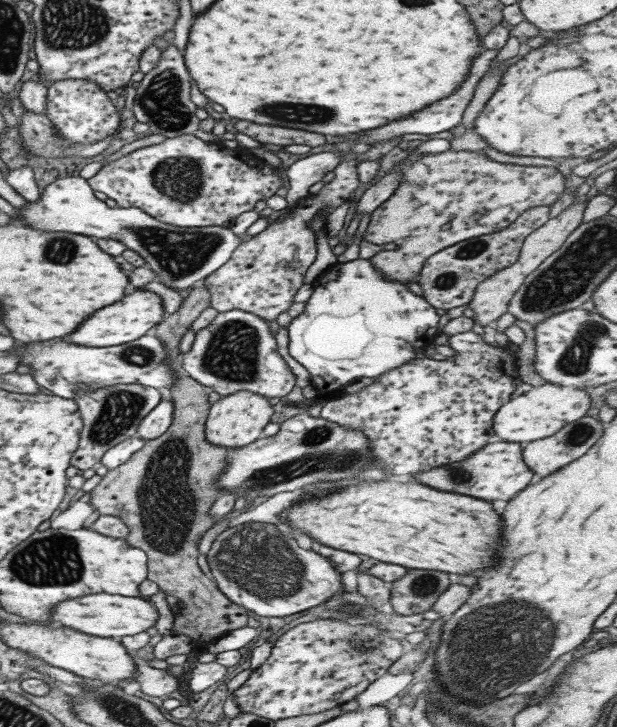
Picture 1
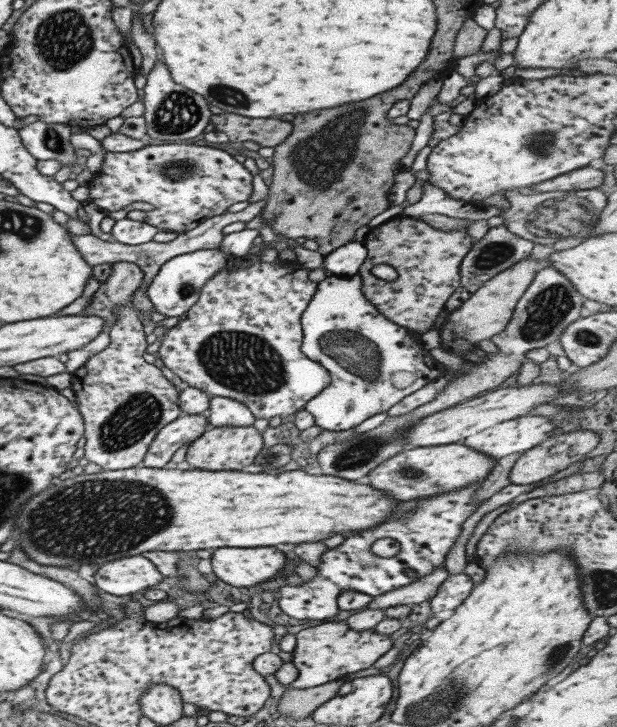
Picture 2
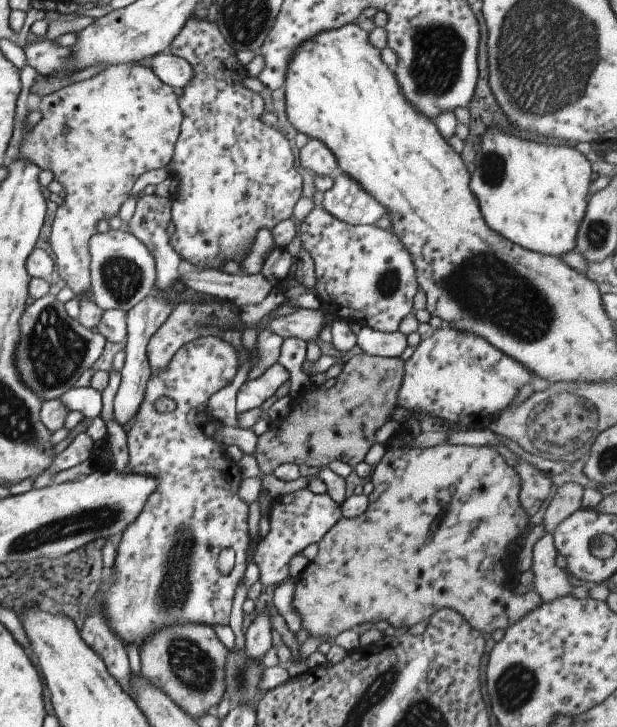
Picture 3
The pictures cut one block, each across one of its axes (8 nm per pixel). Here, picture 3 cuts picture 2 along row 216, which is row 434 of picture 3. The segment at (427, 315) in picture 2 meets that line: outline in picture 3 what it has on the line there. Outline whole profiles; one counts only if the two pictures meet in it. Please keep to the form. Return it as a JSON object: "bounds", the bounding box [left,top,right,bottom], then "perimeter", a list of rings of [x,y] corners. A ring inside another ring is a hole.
{"bounds":[292,423,541,640],"perimeter":[[[393,423],[387,426],[383,435],[385,438],[385,448],[383,456],[379,462],[372,466],[370,484],[367,488],[367,506],[365,512],[352,519],[341,517],[317,542],[316,556],[305,565],[294,584],[294,597],[292,607],[297,610],[301,617],[300,628],[305,628],[308,637],[317,637],[318,640],[334,638],[340,632],[347,629],[357,629],[363,622],[377,622],[386,620],[393,626],[412,626],[423,618],[431,616],[436,610],[448,607],[455,609],[471,628],[481,631],[483,635],[491,634],[494,630],[505,630],[514,622],[517,622],[525,613],[537,608],[541,604],[540,596],[533,590],[523,594],[513,594],[512,589],[517,586],[509,586],[505,575],[507,562],[511,556],[504,556],[503,552],[507,546],[511,546],[512,540],[519,532],[524,531],[529,517],[524,513],[518,501],[518,490],[520,489],[519,477],[515,474],[512,466],[506,465],[505,460],[489,447],[454,445],[445,441],[444,443],[433,445],[432,447],[410,447],[404,438],[415,436],[405,436],[403,423]]]}

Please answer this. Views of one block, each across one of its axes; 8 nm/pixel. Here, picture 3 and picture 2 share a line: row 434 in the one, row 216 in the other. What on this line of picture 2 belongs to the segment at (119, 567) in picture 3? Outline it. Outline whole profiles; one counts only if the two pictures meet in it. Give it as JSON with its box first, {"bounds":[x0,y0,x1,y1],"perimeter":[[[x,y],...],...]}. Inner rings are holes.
{"bounds":[87,143,252,233],"perimeter":[[[185,143],[145,145],[131,152],[106,152],[99,170],[87,185],[87,200],[105,212],[121,210],[129,204],[139,205],[140,202],[147,202],[153,206],[152,210],[141,211],[136,207],[129,210],[126,217],[129,220],[150,224],[159,231],[183,233],[195,228],[204,219],[223,214],[231,204],[247,200],[251,196],[251,179],[252,174],[221,149]]]}

